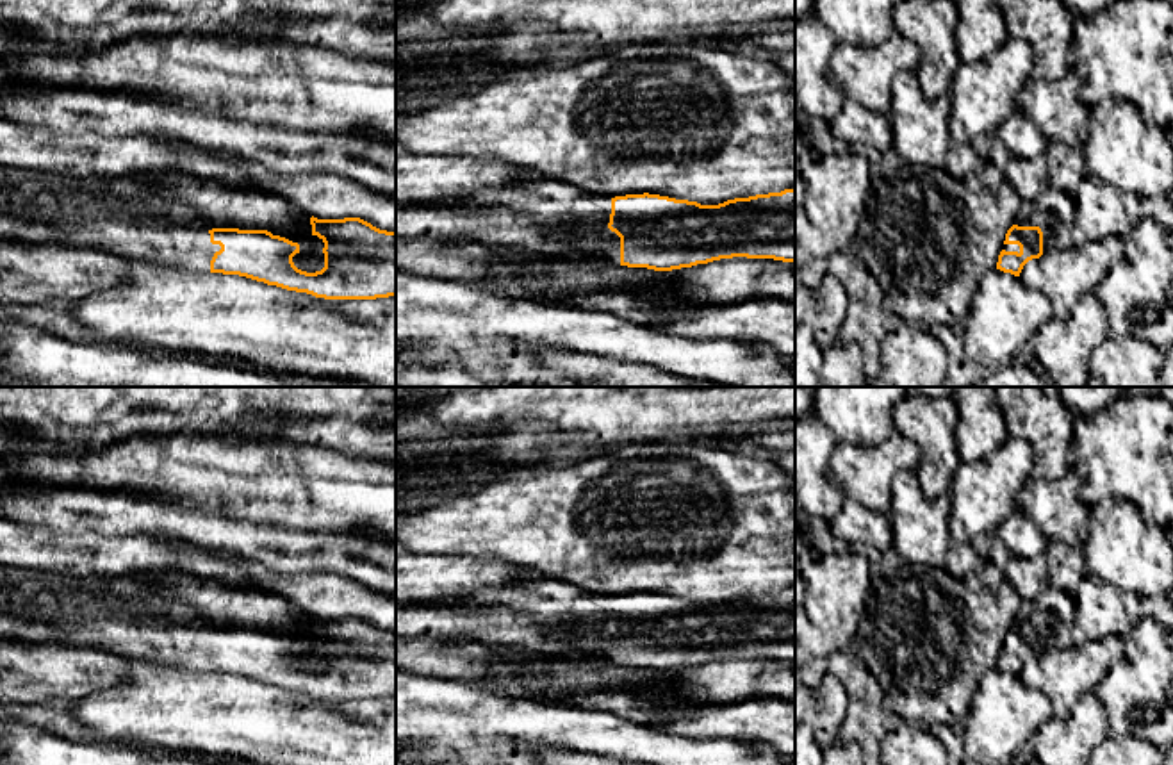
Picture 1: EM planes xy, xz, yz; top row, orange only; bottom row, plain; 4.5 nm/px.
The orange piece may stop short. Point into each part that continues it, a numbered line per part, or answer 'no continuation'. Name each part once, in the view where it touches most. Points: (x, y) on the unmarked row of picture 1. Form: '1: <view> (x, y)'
1: xz (580, 616)

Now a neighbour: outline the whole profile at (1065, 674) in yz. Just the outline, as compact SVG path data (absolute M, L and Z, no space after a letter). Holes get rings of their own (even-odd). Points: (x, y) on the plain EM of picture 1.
M1109 635L1084 646L1068 646L1029 660L1020 679L1045 694L1054 717L1066 720L1075 703L1105 678L1109 669L1121 658L1123 640Z

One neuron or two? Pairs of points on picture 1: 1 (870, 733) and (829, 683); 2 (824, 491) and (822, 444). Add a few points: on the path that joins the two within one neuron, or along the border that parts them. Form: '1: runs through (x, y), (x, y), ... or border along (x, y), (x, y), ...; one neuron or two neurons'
1: border along (828, 671), (842, 685), (845, 698), (840, 733); two neurons
2: runs through (819, 480), (819, 455); one neuron

